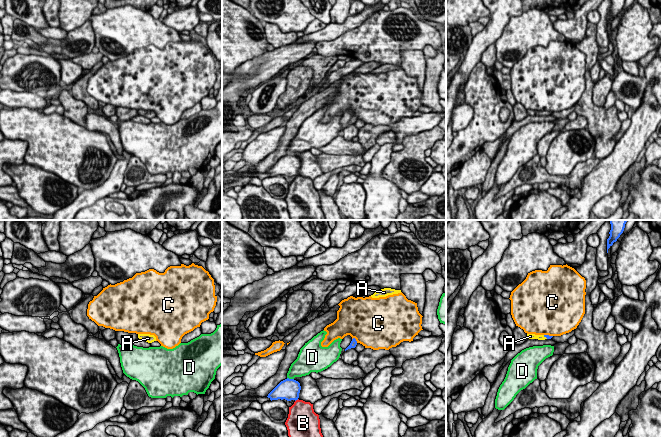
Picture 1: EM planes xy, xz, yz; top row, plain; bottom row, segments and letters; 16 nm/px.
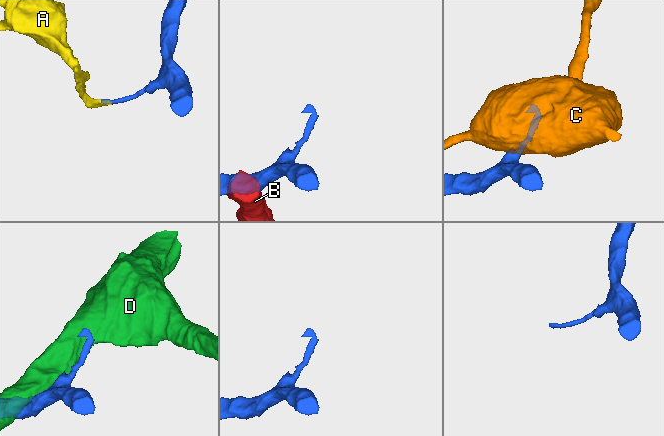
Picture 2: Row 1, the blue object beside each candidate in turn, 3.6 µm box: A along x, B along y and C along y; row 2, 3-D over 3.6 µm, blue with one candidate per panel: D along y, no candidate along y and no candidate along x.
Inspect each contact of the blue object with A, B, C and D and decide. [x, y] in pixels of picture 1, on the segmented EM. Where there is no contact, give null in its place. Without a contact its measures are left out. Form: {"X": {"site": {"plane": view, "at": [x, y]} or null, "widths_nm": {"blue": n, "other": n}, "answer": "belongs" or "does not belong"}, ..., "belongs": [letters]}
{"A": {"site": {"plane": "yz", "at": [545, 336]}, "widths_nm": {"blue": 60, "other": 100}, "answer": "belongs"}, "B": {"site": {"plane": "xz", "at": [296, 399]}, "widths_nm": {"blue": 340, "other": 400}, "answer": "does not belong"}, "C": {"site": {"plane": "xz", "at": [355, 340]}, "widths_nm": {"blue": 100, "other": 480}, "answer": "does not belong"}, "D": {"site": {"plane": "xz", "at": [290, 379]}, "widths_nm": {"blue": 340, "other": 300}, "answer": "does not belong"}, "belongs": ["A"]}

